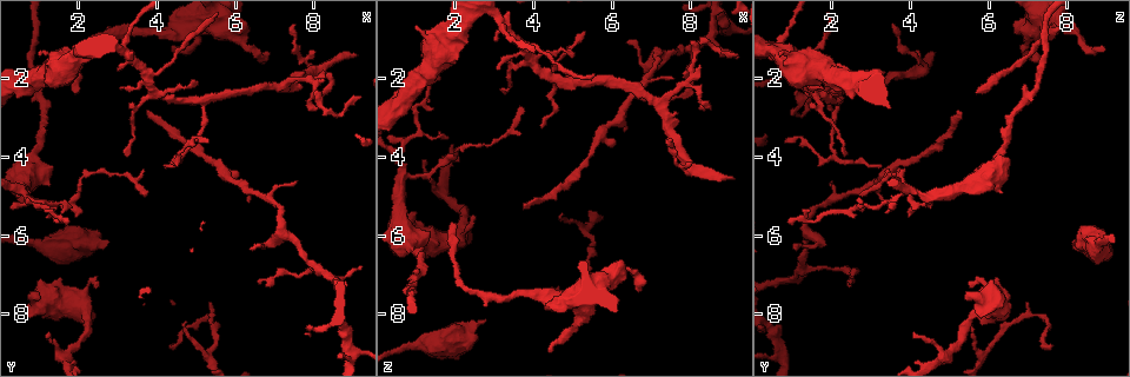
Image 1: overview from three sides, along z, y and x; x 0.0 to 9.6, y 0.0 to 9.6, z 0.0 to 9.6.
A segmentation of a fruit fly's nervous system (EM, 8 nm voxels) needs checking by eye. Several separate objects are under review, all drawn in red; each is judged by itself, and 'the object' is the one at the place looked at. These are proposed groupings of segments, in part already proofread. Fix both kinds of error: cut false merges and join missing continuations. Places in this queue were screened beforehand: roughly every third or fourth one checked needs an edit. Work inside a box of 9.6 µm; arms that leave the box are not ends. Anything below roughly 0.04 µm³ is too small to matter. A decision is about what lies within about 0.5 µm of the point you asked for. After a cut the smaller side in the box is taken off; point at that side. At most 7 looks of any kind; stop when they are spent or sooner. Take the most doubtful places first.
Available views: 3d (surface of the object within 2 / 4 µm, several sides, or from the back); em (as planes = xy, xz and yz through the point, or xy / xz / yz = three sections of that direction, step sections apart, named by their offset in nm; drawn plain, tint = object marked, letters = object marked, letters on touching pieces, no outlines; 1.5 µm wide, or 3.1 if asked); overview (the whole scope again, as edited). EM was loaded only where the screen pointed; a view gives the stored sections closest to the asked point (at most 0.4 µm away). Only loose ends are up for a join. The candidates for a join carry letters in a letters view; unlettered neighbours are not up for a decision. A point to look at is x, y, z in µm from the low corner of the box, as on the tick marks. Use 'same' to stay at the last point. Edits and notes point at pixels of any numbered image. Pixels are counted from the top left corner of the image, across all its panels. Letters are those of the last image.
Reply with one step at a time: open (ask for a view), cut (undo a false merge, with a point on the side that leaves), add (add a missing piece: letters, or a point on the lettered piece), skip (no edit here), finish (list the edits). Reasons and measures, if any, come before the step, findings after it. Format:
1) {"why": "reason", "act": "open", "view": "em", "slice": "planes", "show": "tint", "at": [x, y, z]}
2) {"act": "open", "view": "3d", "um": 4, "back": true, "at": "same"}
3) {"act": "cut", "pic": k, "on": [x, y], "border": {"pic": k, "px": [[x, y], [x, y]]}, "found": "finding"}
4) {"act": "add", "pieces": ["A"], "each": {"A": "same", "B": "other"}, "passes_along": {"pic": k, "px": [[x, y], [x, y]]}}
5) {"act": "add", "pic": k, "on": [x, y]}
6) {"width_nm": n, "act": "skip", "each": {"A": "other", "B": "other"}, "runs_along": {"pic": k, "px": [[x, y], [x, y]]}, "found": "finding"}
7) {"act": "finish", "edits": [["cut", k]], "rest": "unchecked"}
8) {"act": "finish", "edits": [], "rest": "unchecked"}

{"why": "an open end", "act": "open", "view": "3d", "um": 4, "at": [3.05, 2.30, 1.80]}

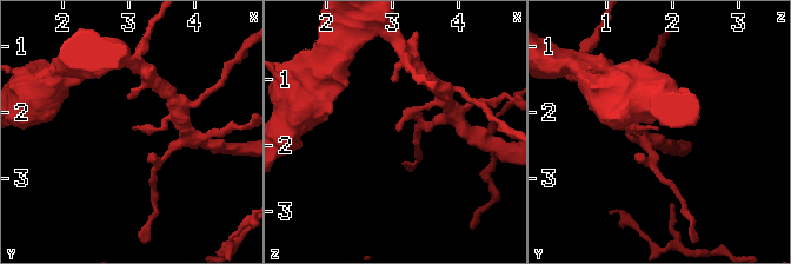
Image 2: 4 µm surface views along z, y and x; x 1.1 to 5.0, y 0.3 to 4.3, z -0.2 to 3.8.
{"why": "now the EM", "act": "open", "view": "em", "slice": "planes", "show": "tint", "at": [3.10, 2.30, 1.75]}

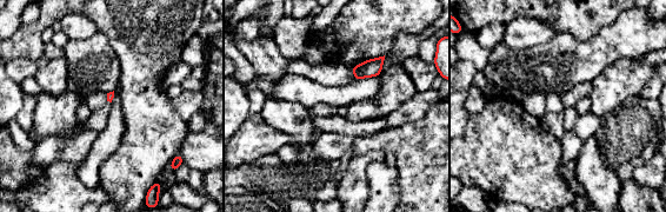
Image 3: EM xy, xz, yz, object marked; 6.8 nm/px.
{"why": "see the neighbours", "act": "open", "view": "em", "slice": "planes", "show": "letters", "at": "same"}

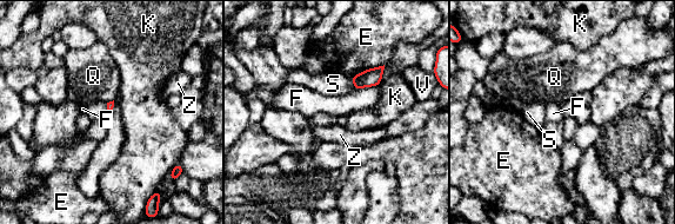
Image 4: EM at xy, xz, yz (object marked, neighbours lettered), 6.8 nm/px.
{"act": "skip", "each": {"E": "other", "F": "other", "K": "other", "Q": "other", "S": "other", "V": "other", "Z": "other"}, "border": {"pic": 4, "px": [[378, 85], [360, 87], [354, 91]]}, "found": "no lettered piece goes on from it"}

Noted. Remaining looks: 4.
{"why": "branch stops here", "act": "open", "view": "em", "slice": "planes", "show": "letters", "at": [9.10, 1.45, 4.50]}

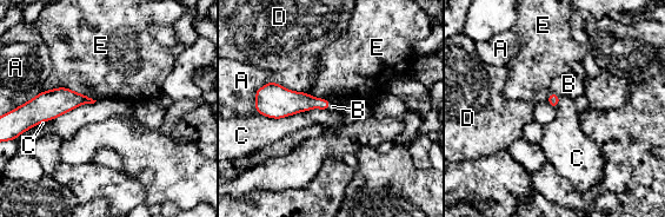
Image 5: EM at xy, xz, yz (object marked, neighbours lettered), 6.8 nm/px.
{"longest_contact_nm": ["C", 500], "act": "add", "pieces": ["B"], "each": {"A": "other", "B": "same", "C": "other", "D": "other", "E": "other"}, "found": "it goes on there"}

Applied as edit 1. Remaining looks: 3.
{"act": "open", "view": "overview"}

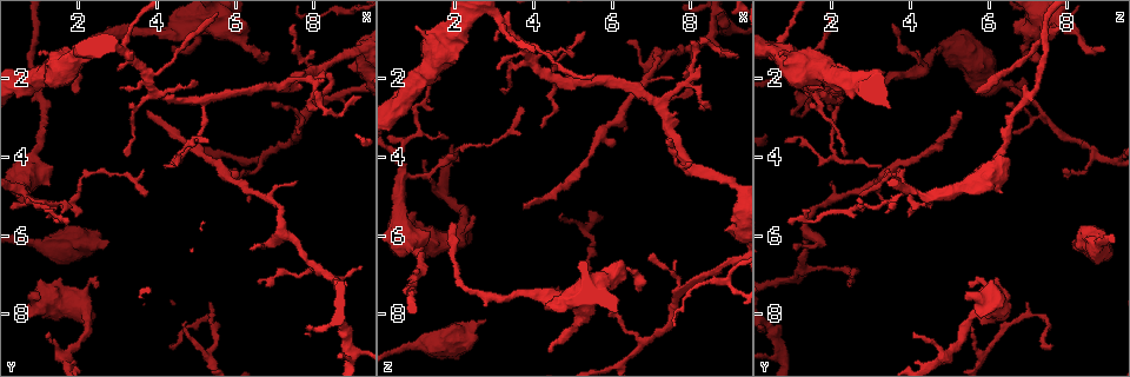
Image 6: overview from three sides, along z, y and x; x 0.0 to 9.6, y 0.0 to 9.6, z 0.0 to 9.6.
{"act": "open", "view": "em", "slice": "planes", "show": "letters", "at": [6.35, 5.10, 3.35]}

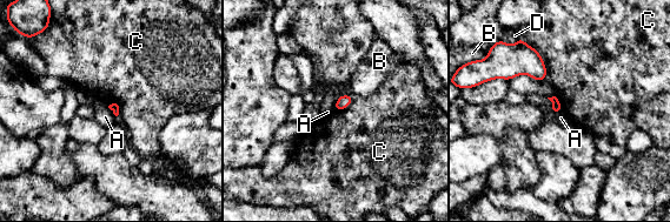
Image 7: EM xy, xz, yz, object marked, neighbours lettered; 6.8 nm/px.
{"longest_contact_nm": ["C", 340], "act": "skip", "each": {"A": "other", "B": "other", "C": "other", "D": "other"}, "found": "none of them fits"}

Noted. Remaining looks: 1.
{"act": "finish", "edits": [["add", 5]], "rest": "unchecked"}

